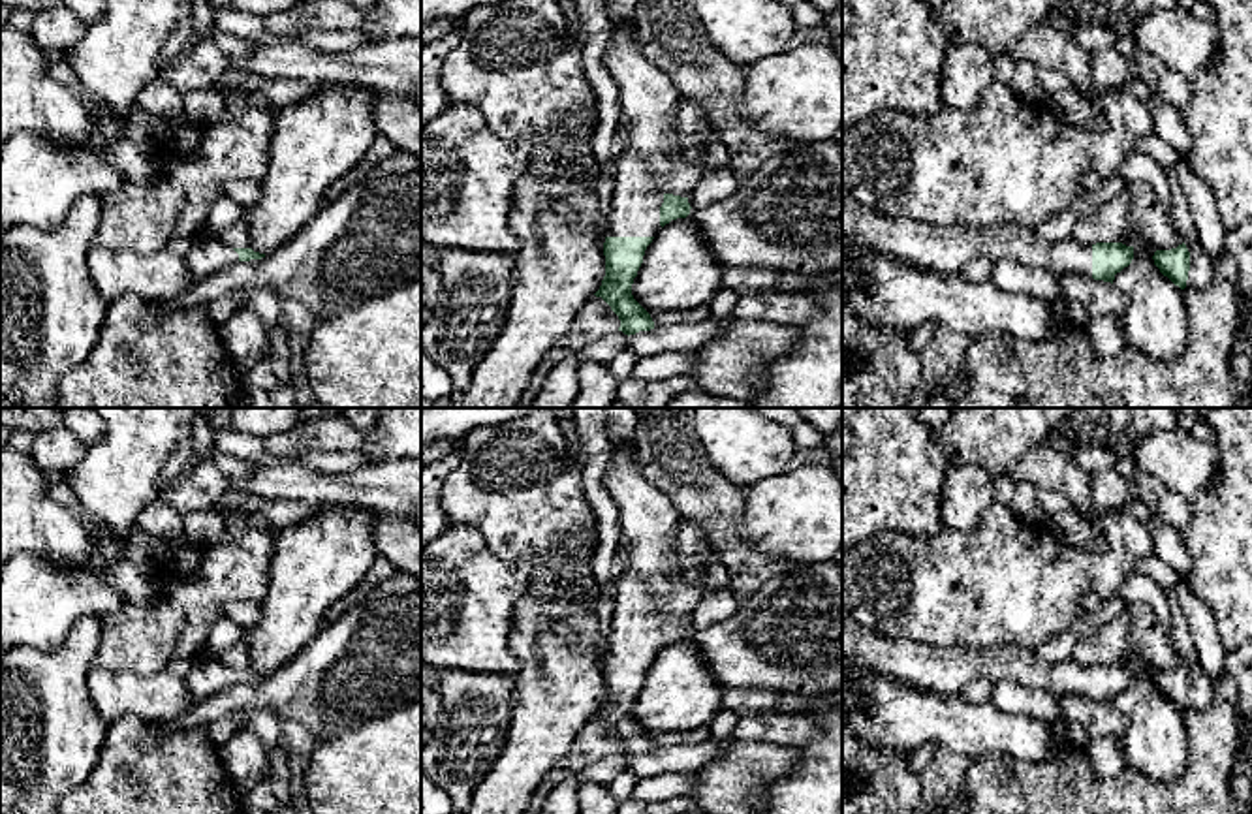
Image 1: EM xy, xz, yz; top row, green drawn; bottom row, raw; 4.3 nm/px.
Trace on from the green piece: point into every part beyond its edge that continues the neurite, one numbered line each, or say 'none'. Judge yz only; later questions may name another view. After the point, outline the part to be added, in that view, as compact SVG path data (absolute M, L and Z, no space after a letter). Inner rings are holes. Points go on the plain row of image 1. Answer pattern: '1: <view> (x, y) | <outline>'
1: yz (923, 666) | M842 626L842 654L876 675L923 692L957 692L972 681L1011 679L1030 688L1092 697L1092 665L1075 660L1040 662L1023 647L934 647L889 639L861 626Z
2: yz (1202, 688) | M1199 664L1186 669L1190 673L1186 709L1207 709L1214 699L1214 682Z

